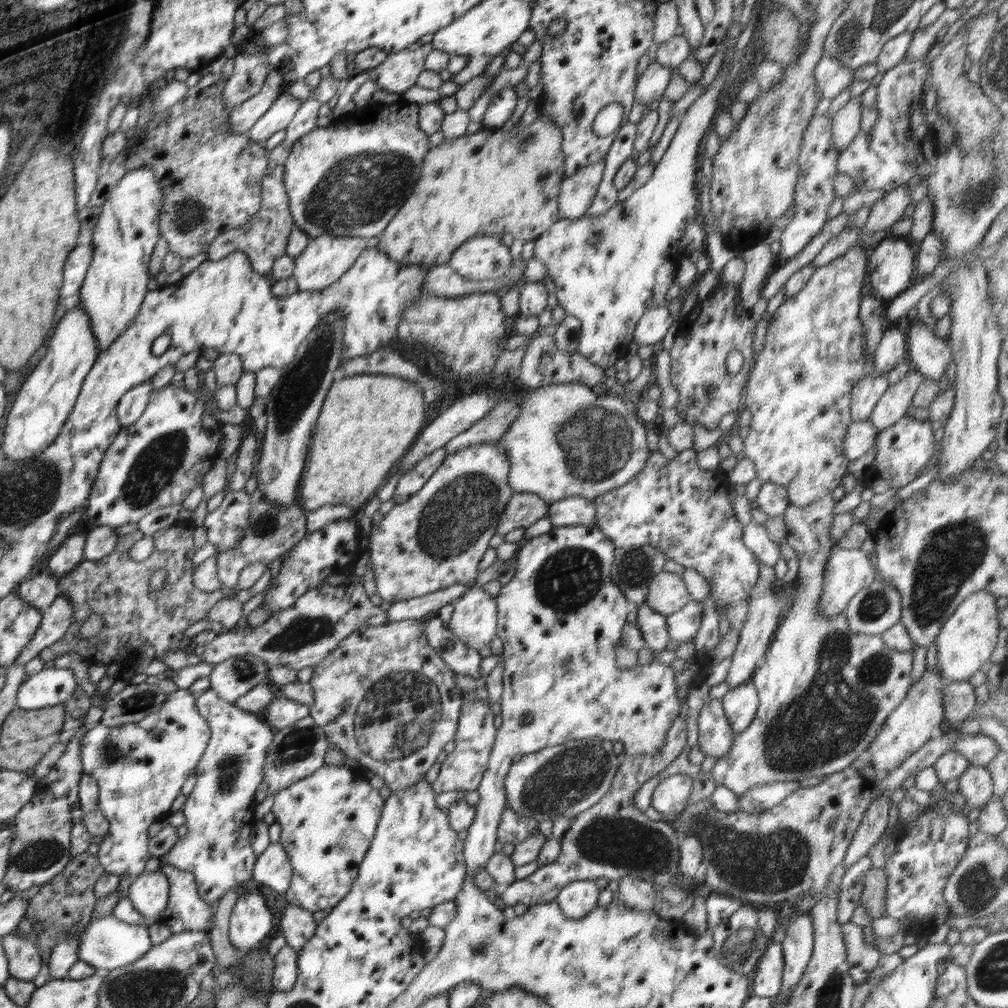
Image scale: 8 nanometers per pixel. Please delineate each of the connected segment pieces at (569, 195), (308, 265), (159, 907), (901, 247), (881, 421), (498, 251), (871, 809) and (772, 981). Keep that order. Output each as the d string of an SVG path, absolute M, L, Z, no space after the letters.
M602 159L589 164L572 177L566 177L560 184L558 208L562 217L576 220L587 214L587 208L590 208L600 186L604 161L605 159Z
M320 236L309 237L309 244L300 256L295 257L293 279L297 282L300 291L322 290L334 284L358 260L360 249L368 239L359 236Z
M160 870L135 877L128 892L134 908L149 924L156 922L168 906L168 879Z
M885 238L867 261L868 278L874 295L893 299L914 282L914 253L911 243Z
M912 368L896 384L889 385L875 404L869 421L879 431L890 428L913 408L914 395L924 379L920 371Z
M477 236L461 244L448 266L468 280L498 280L510 270L513 256L501 238Z
M883 794L879 798L872 799L842 858L845 870L856 864L860 857L869 855L883 832L888 830L889 798L890 796Z
M770 941L767 949L757 962L757 967L752 984L752 994L760 998L770 998L773 1001L781 989L784 968L781 943Z

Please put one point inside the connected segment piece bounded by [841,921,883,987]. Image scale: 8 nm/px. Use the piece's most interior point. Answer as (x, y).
(862, 958)

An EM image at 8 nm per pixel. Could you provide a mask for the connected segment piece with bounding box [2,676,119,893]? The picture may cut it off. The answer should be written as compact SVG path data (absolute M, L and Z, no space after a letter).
M105 676L96 685L96 695L91 698L91 707L85 715L81 730L75 738L67 742L64 754L54 763L50 772L36 781L36 790L27 805L19 810L13 819L14 838L10 850L10 867L3 879L7 890L17 893L32 886L50 883L60 875L71 862L72 831L74 825L82 822L84 810L81 808L80 784L84 765L81 761L81 738L86 731L101 722L104 710L100 707L100 698L110 696L110 688L119 680Z

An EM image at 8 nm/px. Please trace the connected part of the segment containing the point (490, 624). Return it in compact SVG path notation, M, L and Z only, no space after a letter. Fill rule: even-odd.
M474 585L454 604L446 627L458 640L479 651L497 636L497 620L495 598Z

